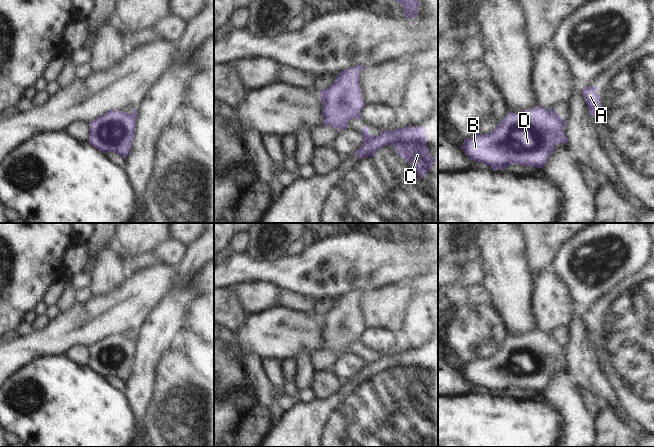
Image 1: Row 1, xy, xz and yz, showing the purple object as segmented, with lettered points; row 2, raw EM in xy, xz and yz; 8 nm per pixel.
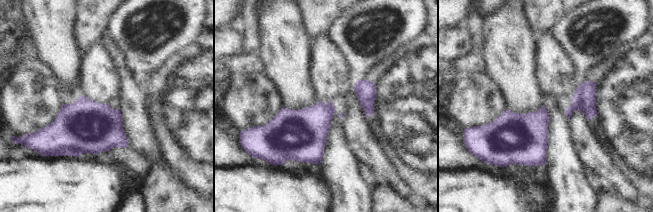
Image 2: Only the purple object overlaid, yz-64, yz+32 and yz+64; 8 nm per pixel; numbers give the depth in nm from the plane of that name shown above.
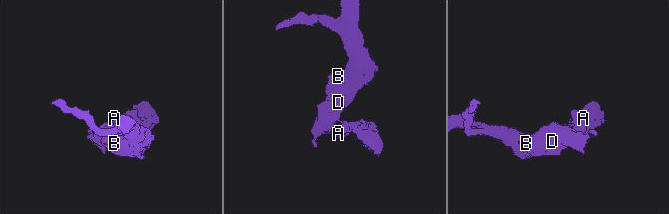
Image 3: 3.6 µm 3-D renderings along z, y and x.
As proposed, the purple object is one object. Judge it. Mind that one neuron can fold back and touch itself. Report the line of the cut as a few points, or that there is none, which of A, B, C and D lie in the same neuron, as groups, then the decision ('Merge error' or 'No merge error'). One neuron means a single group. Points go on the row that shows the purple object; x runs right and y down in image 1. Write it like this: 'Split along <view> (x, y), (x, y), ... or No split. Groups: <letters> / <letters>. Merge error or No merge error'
Split along yz (551, 110), (564, 126). Groups: A C / B D. Merge error.

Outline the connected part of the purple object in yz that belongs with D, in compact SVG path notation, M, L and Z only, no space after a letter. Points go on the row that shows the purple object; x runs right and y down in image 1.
M535 107L522 112L508 112L490 133L464 139L461 148L471 161L481 162L496 170L506 169L511 164L542 168L559 143L567 144L564 126L552 110Z

